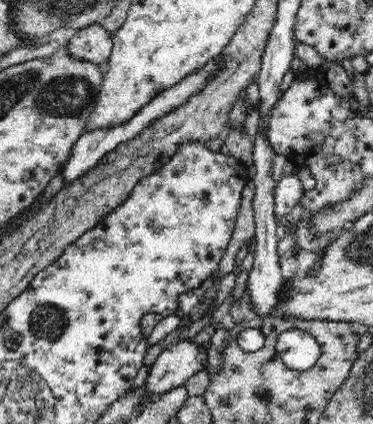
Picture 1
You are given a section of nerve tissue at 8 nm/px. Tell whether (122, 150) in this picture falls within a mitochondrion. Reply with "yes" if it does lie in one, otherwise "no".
no

